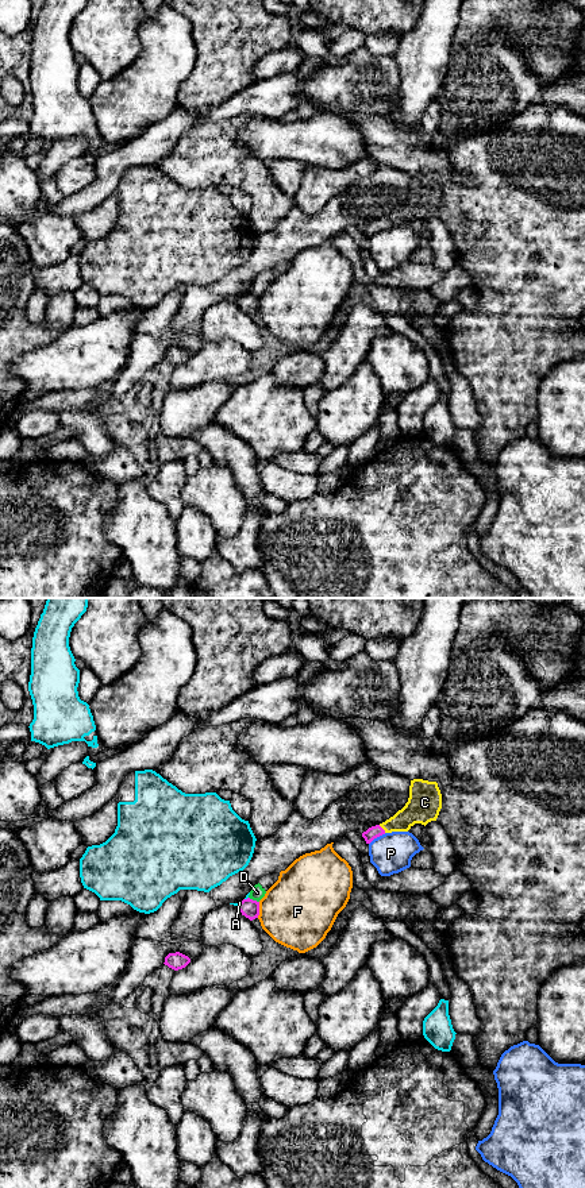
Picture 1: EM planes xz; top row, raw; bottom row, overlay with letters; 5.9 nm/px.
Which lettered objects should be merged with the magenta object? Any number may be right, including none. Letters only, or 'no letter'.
C

